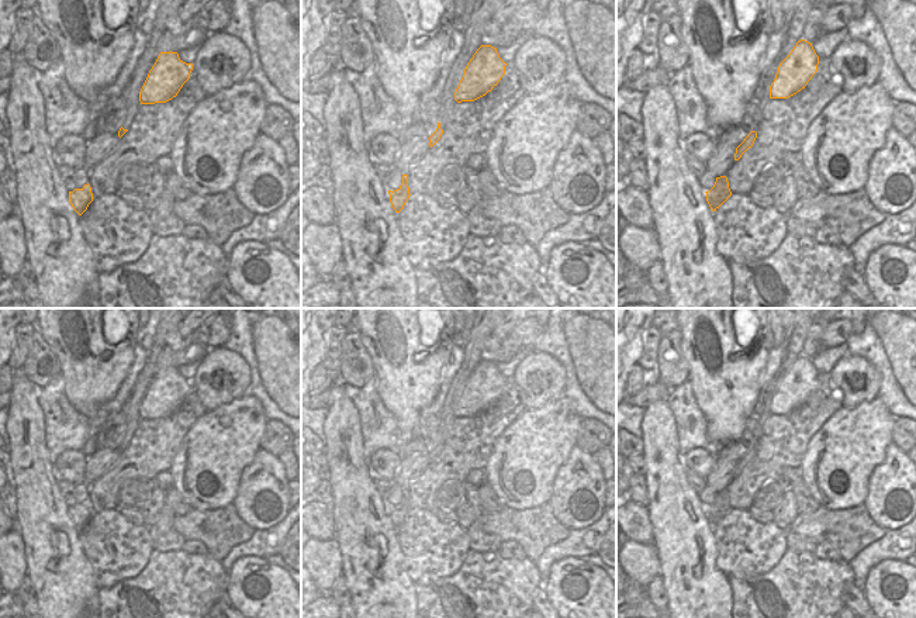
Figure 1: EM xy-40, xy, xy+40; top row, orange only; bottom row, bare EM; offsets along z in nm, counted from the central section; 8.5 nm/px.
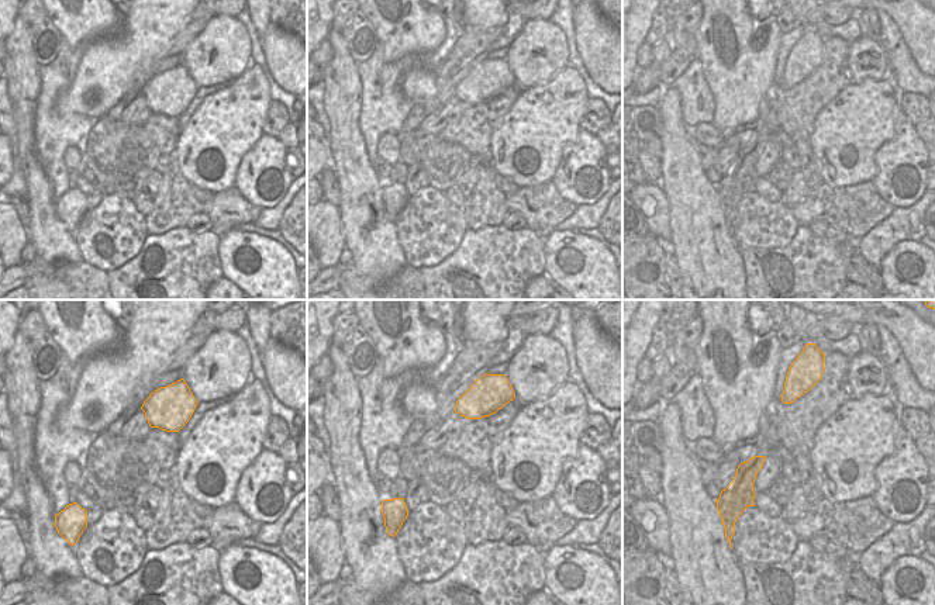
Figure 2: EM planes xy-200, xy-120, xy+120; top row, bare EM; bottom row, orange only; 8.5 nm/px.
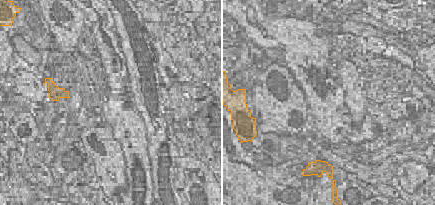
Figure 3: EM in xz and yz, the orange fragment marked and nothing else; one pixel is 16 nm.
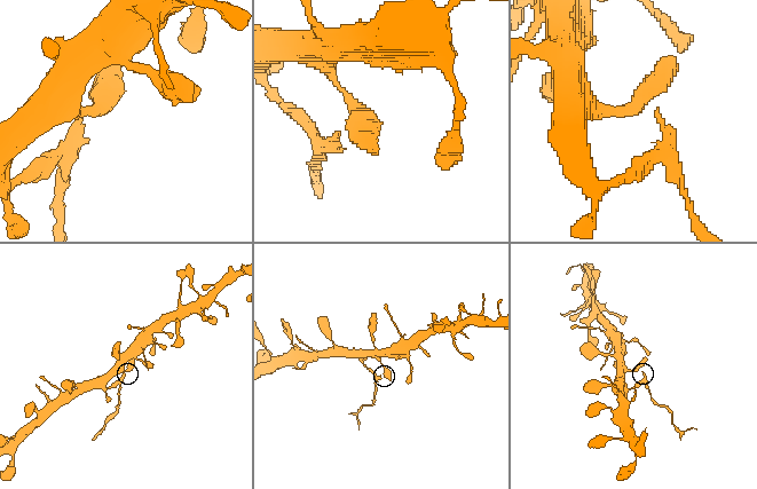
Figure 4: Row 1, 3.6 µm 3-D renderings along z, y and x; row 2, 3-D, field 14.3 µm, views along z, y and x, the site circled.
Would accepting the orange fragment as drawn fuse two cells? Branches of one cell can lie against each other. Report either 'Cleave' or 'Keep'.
Cleave.

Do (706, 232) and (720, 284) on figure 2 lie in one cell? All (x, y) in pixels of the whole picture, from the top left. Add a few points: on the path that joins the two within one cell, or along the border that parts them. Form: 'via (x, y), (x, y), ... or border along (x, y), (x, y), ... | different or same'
via (706, 245), (711, 272) | same

